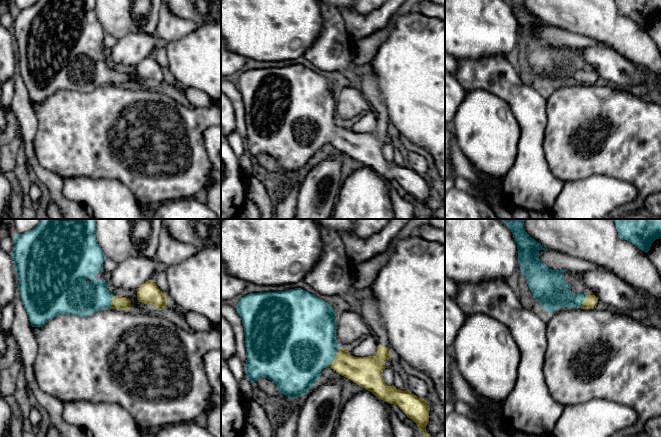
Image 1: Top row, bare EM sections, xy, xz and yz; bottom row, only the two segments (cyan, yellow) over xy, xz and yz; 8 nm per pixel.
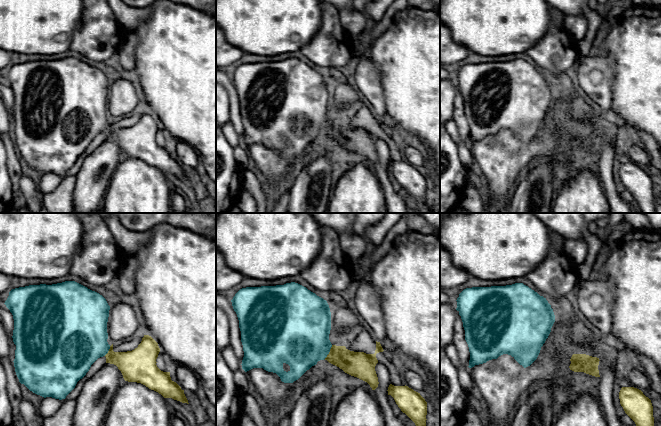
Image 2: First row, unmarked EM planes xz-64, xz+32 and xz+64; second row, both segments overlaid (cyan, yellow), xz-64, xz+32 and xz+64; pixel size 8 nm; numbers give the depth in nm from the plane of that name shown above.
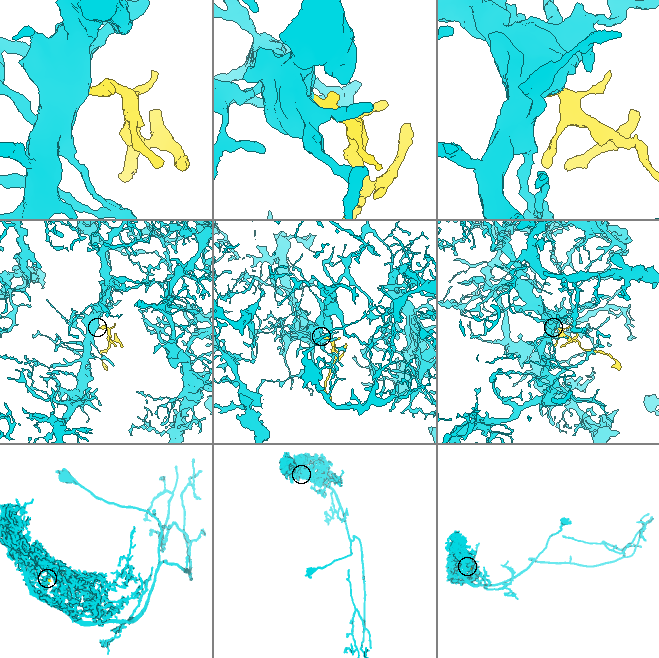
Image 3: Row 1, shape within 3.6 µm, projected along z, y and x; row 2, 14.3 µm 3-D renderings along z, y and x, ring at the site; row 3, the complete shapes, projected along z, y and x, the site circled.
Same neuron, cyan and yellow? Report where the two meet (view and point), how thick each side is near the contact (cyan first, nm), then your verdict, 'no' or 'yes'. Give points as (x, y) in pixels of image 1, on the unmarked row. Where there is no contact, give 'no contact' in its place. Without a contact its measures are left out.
meets cyan in xz at (334, 133); 480 nm thick on the cyan side, 220 nm on the other; yes

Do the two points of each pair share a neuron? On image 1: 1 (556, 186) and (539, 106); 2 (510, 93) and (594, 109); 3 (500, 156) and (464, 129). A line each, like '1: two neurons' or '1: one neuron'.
1: one neuron
2: two neurons
3: one neuron

